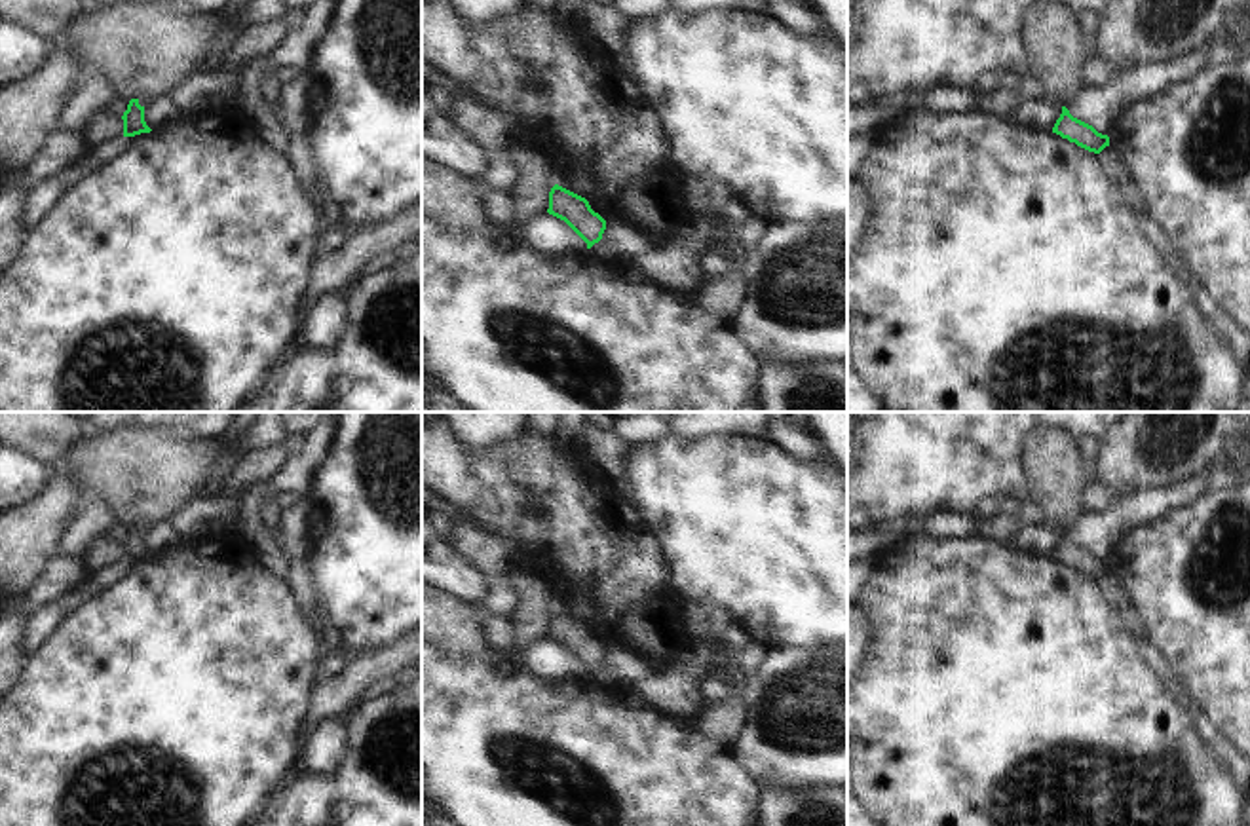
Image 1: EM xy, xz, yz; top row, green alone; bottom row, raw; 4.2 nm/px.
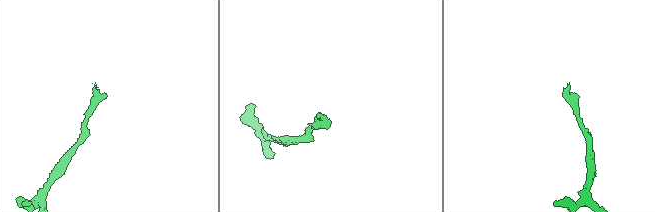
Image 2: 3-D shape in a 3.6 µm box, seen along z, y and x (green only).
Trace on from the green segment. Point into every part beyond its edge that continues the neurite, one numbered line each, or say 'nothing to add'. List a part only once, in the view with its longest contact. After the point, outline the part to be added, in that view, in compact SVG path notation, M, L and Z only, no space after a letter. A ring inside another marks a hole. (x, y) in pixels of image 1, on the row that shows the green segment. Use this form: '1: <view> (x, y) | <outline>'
1: xy (145, 50) | M103 2L97 13L82 13L82 19L72 23L57 42L80 59L85 74L104 76L116 97L137 99L144 106L199 72L218 30L230 19L222 13L201 13L182 2Z

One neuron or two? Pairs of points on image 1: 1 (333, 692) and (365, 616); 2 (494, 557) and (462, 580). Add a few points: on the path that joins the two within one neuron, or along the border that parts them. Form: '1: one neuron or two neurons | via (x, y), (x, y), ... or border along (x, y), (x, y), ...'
1: two neurons | border along (401, 637), (384, 648), (361, 654)
2: two neurons | border along (447, 547), (464, 559), (491, 589)

